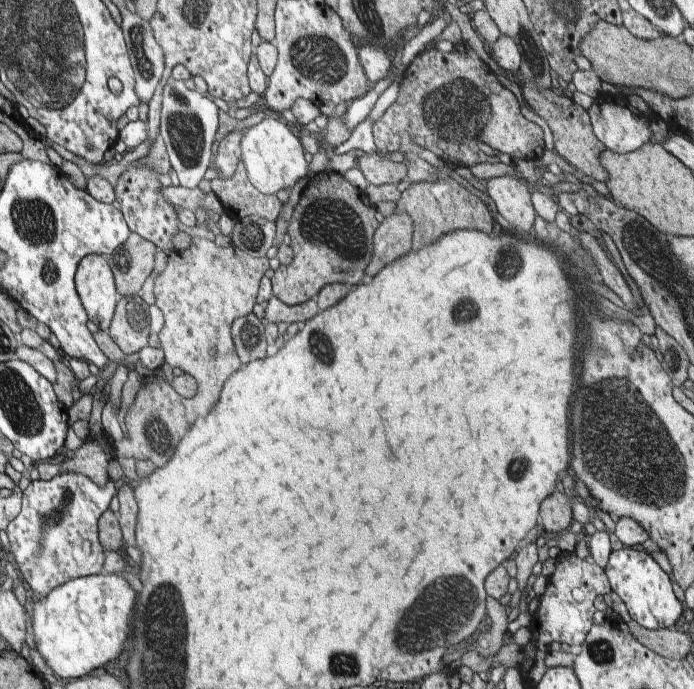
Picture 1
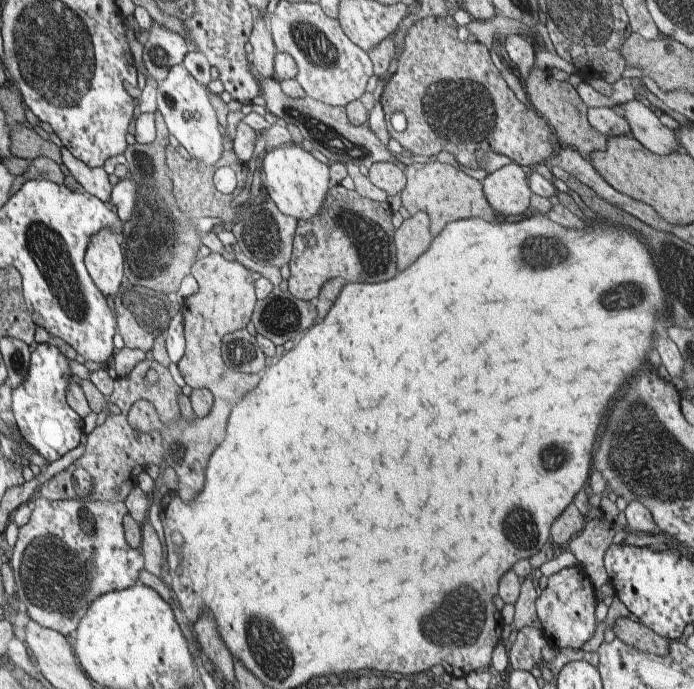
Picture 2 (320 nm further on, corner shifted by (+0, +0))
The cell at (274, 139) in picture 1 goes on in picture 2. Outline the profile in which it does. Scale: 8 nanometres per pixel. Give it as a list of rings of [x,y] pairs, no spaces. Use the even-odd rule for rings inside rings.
[[[291,140],[268,151],[263,160],[262,178],[268,183],[270,198],[280,212],[296,220],[308,220],[320,214],[320,208],[331,187],[330,177],[329,165],[318,161],[300,144],[296,145]]]

